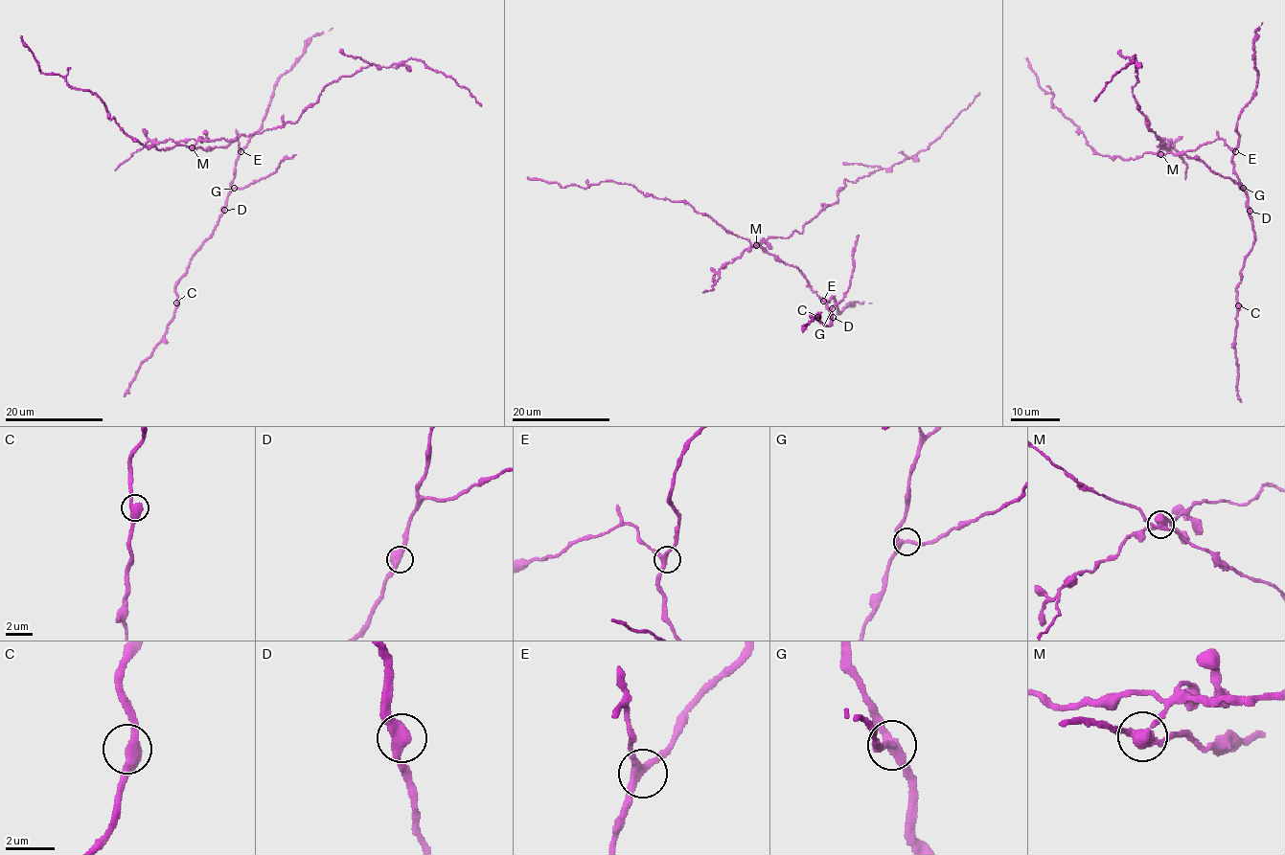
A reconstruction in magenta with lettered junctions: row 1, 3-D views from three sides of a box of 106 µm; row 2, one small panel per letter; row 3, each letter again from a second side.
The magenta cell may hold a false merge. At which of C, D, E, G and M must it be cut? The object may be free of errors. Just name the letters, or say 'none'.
M

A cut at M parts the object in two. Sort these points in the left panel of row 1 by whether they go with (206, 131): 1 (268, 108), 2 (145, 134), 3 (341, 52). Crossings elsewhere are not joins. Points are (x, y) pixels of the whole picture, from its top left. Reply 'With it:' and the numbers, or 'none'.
With it: 2, 3

